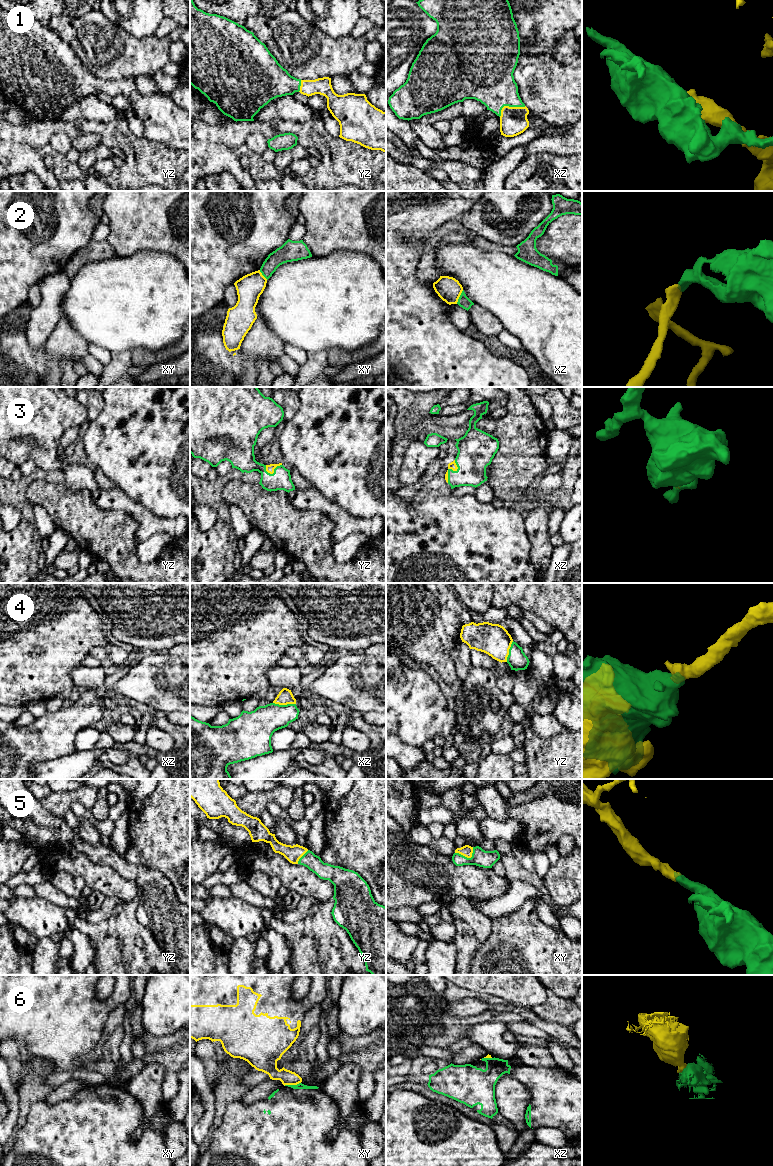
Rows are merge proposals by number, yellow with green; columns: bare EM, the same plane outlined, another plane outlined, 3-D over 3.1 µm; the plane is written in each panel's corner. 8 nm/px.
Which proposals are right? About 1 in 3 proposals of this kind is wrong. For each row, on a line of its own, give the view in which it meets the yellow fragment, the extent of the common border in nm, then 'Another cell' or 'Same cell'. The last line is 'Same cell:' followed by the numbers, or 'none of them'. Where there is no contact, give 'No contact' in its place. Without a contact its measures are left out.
1: Touches yellow in xz. Shared border 240 nm. Same cell
2: Touches yellow in xz. Shared border 130 nm. Another cell
3: Touches yellow in xz. Shared border 200 nm. Same cell
4: Touches yellow in xz. Shared border 180 nm. Same cell
5: Touches yellow in xy. Shared border 160 nm. Same cell
6: Touches yellow in xy. Shared border 140 nm. Another cell
Same cell: 1, 3, 4, 5

